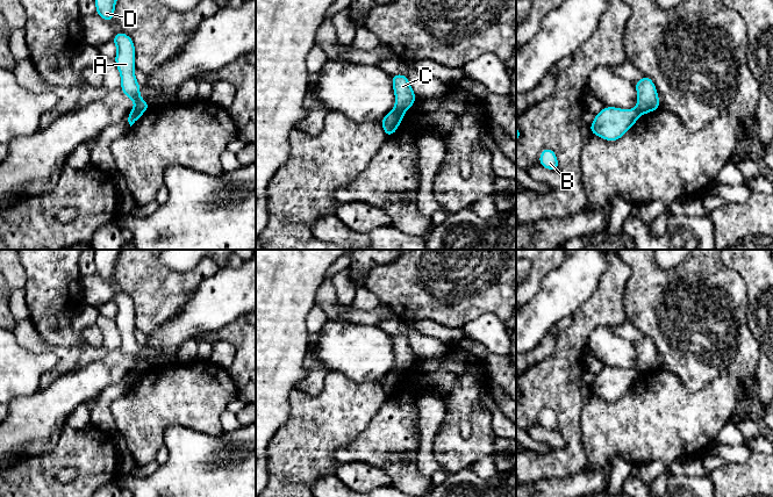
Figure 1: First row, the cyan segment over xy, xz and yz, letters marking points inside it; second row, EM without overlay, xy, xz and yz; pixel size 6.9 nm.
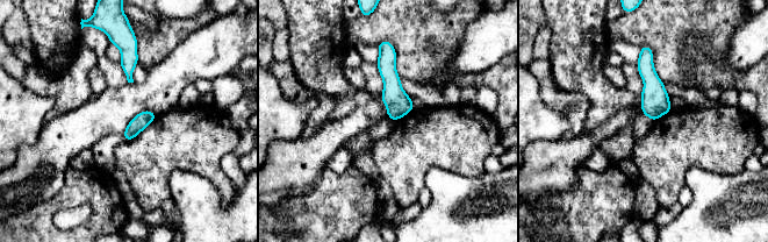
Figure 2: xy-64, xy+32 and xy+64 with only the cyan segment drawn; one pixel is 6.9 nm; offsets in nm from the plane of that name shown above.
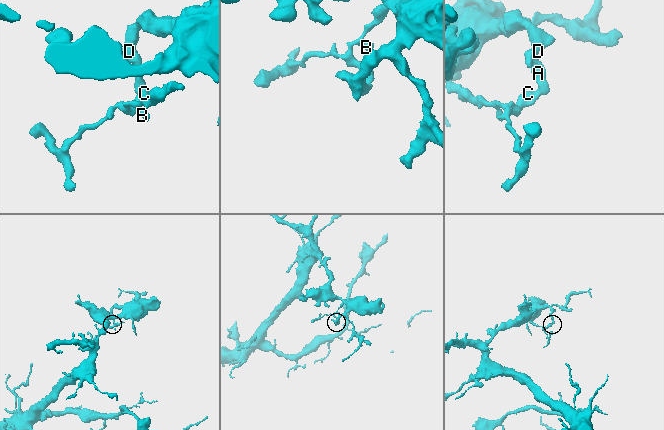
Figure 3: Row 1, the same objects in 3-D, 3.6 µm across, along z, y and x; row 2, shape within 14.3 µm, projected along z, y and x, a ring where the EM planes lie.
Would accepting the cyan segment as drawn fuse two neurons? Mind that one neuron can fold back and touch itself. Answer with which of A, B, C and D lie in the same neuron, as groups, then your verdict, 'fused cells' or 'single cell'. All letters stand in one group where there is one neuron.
A D / B C; fused cells

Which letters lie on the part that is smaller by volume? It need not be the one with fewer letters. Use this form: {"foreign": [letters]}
{"foreign": ["B", "C"]}

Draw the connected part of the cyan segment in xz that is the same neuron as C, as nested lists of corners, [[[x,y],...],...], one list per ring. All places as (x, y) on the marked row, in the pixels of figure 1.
[[[403,74],[391,75],[395,95],[394,110],[408,110],[415,102],[416,95],[408,78]]]

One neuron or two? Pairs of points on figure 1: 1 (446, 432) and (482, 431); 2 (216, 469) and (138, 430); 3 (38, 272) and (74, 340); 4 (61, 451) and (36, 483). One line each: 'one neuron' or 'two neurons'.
1: one neuron
2: two neurons
3: one neuron
4: one neuron

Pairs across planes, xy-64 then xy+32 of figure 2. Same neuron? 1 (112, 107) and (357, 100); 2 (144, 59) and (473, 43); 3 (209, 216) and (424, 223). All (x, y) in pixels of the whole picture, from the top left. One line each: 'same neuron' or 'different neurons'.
1: different neurons
2: different neurons
3: same neuron

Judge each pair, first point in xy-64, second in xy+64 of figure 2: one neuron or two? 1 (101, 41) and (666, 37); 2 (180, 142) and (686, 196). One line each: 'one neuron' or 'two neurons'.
1: one neuron
2: two neurons

